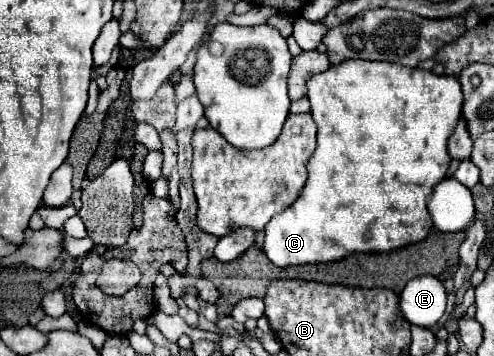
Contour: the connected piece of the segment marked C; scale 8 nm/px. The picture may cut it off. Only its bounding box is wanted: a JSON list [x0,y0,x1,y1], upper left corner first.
[263,59,463,267]

